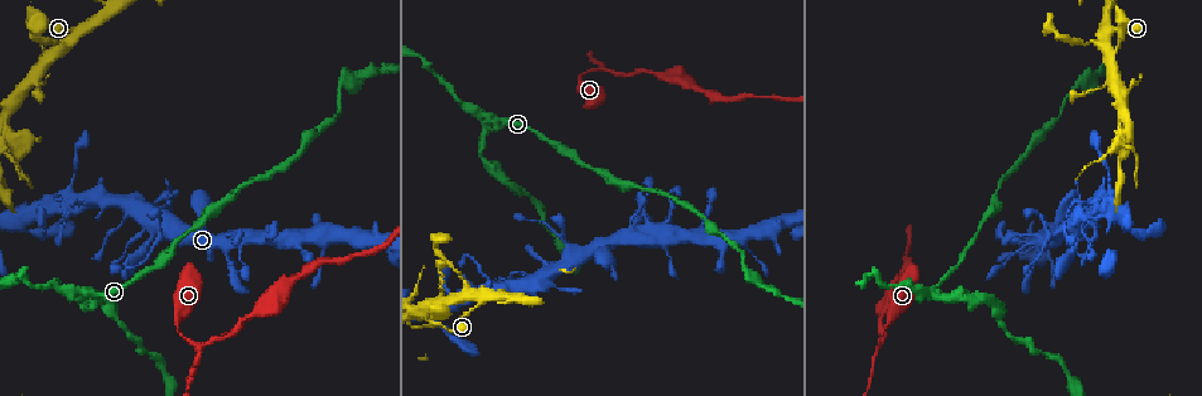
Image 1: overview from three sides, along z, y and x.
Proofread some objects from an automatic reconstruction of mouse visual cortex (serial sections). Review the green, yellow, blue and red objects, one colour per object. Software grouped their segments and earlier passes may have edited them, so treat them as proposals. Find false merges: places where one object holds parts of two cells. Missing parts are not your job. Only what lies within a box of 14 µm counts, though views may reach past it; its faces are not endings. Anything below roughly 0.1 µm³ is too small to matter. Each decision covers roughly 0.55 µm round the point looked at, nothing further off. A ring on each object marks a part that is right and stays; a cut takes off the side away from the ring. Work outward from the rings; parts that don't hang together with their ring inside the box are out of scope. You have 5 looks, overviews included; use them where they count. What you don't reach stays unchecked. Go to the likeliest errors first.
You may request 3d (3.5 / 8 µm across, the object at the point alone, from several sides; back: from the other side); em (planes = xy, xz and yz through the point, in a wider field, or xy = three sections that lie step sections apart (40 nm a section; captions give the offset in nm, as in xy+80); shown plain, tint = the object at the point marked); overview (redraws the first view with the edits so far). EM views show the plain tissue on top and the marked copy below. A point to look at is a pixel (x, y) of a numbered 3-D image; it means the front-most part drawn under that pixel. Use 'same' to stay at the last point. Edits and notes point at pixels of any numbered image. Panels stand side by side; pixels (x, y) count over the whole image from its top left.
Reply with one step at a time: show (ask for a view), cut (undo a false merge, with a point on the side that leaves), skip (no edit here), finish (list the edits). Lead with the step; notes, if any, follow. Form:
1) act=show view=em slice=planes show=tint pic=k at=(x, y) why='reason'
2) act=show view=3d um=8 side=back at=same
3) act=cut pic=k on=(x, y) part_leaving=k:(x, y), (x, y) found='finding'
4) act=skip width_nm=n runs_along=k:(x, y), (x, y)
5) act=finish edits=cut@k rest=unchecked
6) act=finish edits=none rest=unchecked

act=show view=3d um=8 pic=1 at=(603, 67) why='three arms meet'

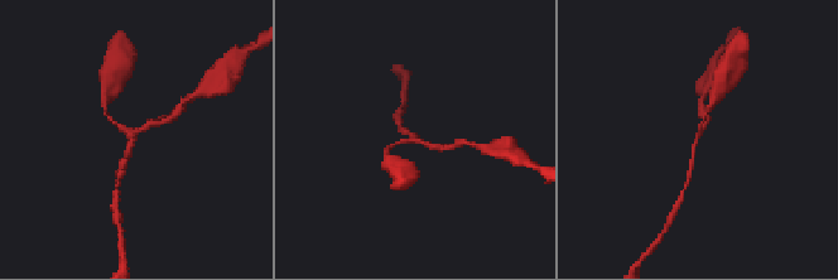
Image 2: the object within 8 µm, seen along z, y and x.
act=show view=3d um=3.5 side=back pic=2 at=(697, 134) why='zoom in'

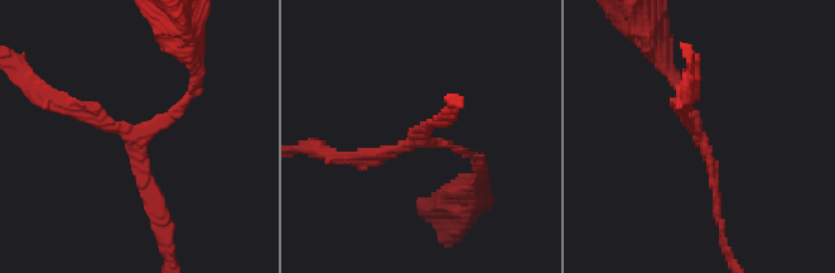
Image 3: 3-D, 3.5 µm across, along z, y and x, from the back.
act=show view=em slice=xy step=1 show=tint pic=3 at=(141, 136) arms=3 arm_widths_nm=150,150,200

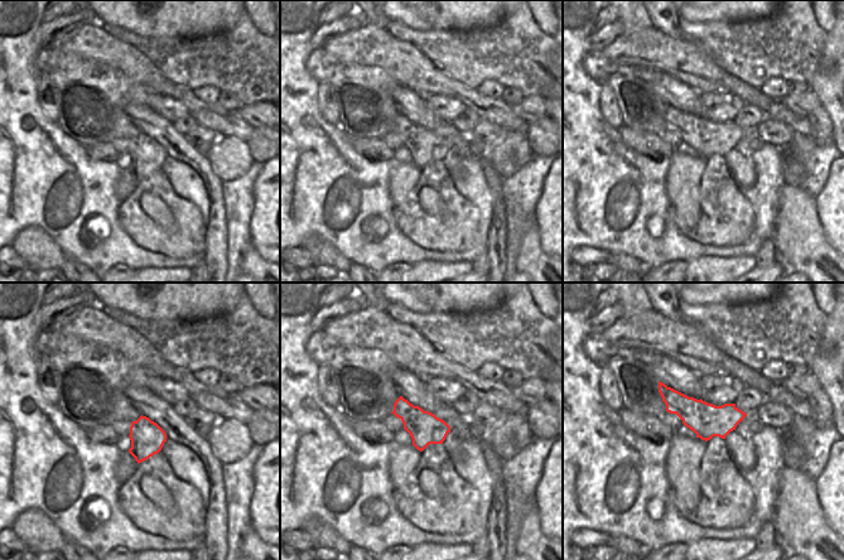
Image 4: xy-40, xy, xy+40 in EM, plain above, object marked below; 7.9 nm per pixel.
act=skip runs_along=3:(478, 166), (439, 143), (347, 156) found='continuous, no second cell'

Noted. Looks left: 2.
act=show view=3d um=3.5 pic=1 at=(722, 237) why='narrows sharply'

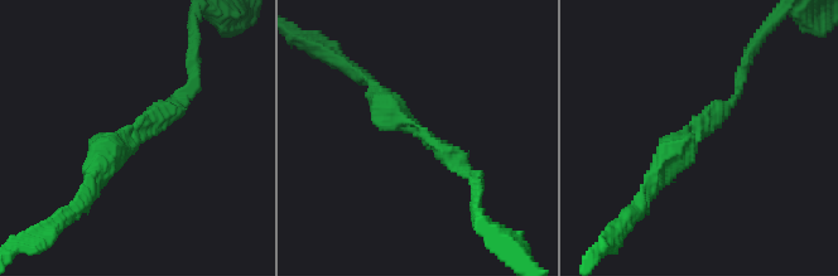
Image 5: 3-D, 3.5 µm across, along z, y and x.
act=skip arm_widths_nm=150,250 runs_along=5:(90, 179), (194, 78) found='continuous, no second cell'

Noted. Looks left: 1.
act=finish edits=none rest=unchecked

